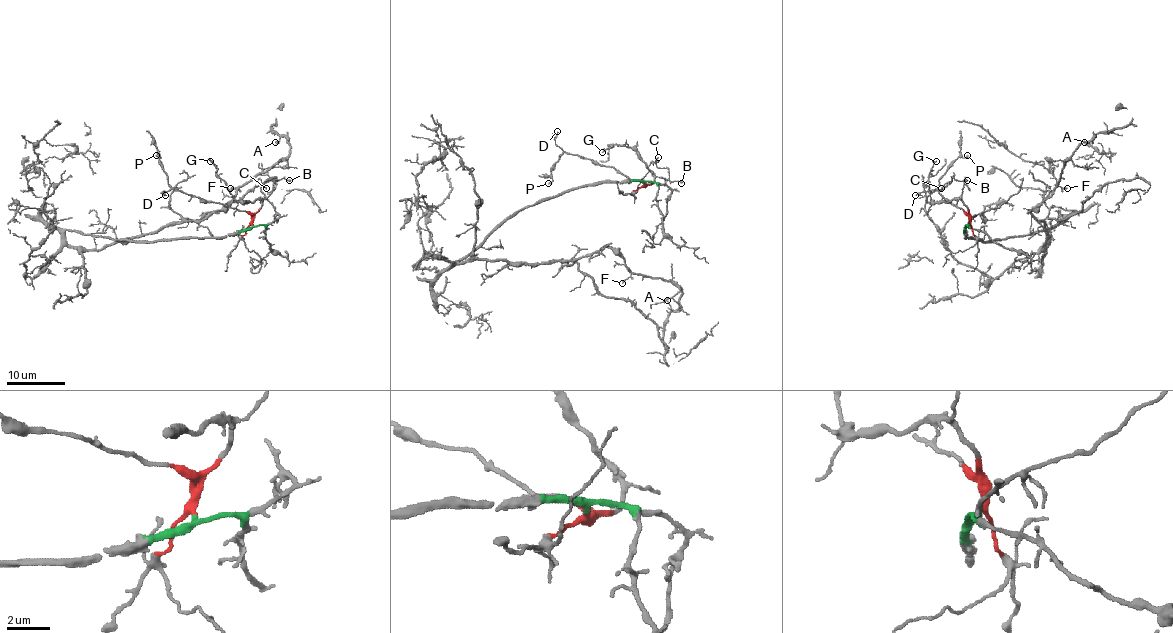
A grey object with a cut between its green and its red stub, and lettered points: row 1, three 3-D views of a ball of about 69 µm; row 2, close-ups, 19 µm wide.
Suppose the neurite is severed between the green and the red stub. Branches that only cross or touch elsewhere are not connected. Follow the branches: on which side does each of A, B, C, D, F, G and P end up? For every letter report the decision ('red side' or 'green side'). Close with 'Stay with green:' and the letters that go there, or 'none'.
A: green side
B: red side
C: red side
D: red side
F: green side
G: red side
P: red side
Stay with green: A, F

